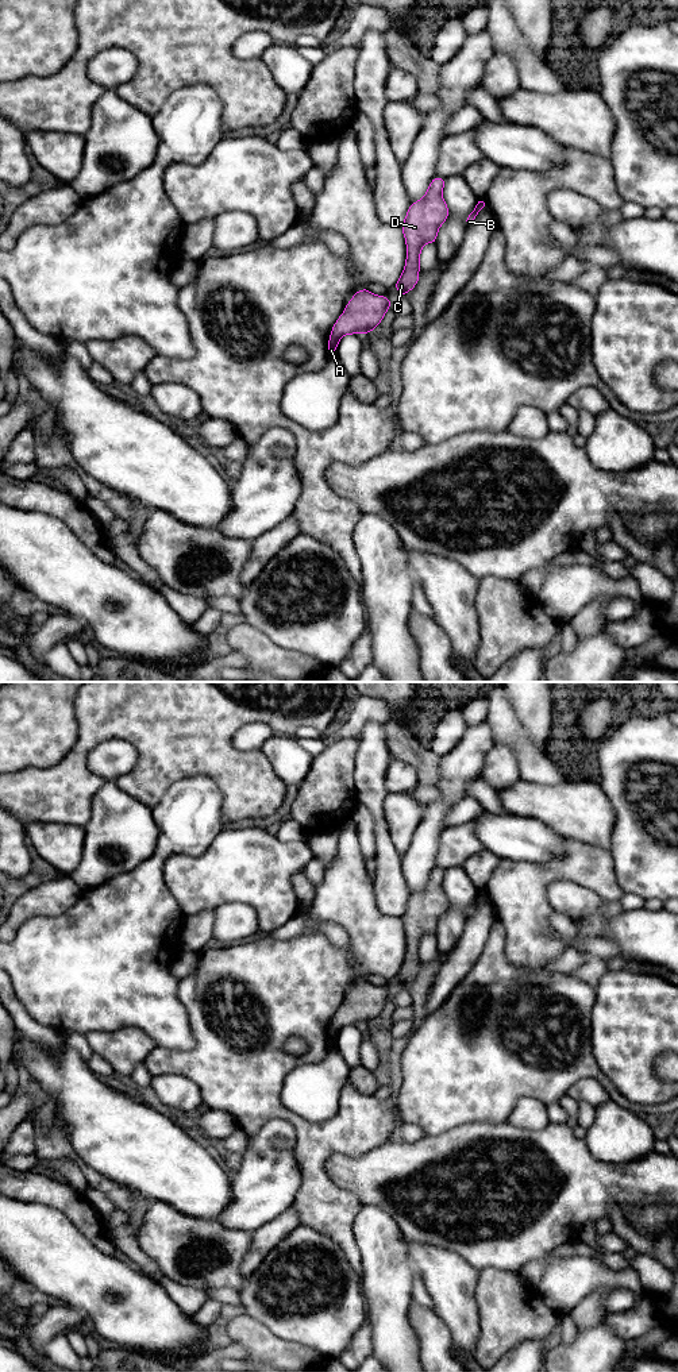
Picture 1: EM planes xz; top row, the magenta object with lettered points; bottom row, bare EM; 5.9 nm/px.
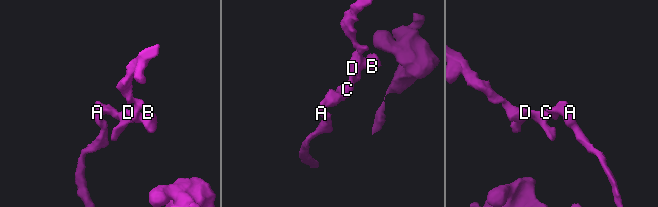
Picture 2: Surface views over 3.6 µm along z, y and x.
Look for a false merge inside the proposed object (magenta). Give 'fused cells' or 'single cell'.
fused cells

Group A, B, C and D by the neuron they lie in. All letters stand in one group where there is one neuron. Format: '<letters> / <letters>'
A / B C D

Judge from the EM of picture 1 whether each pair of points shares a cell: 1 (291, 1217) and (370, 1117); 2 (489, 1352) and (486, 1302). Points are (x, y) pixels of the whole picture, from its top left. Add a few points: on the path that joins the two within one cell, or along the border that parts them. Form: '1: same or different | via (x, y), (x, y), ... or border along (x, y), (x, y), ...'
1: different | border along (291, 1207), (301, 1224)
2: same | via (489, 1340), (489, 1314)

